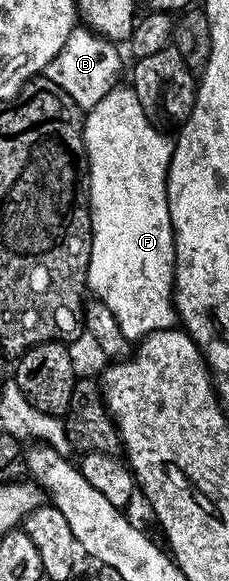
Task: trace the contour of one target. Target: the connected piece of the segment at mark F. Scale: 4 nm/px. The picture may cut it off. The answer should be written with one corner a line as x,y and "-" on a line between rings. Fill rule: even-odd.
113,87
83,121
83,141
87,151
87,200
91,204
91,253
87,267
87,288
94,299
109,306
121,334
132,342
166,328
176,327
175,311
175,231
167,201
167,175
171,165
173,140
152,124
141,110
134,87

